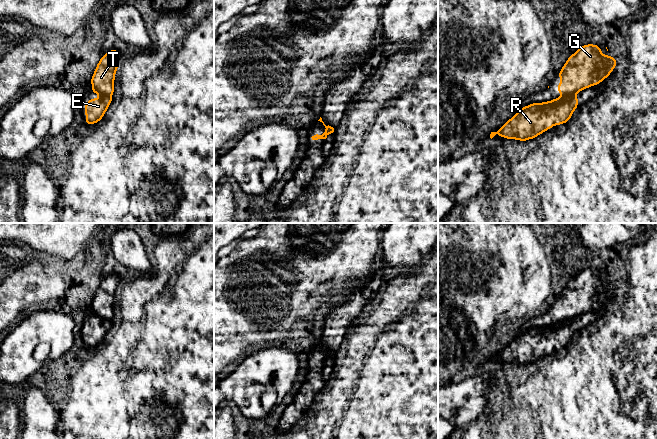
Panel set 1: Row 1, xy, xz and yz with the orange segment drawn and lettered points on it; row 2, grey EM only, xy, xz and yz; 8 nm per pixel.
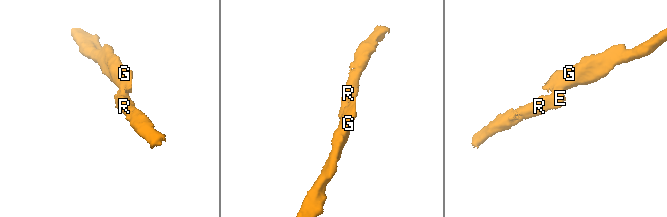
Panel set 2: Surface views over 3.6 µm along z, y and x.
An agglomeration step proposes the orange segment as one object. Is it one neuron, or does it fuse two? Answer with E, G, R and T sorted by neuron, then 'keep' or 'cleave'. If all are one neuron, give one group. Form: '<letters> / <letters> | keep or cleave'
E R / G T | cleave

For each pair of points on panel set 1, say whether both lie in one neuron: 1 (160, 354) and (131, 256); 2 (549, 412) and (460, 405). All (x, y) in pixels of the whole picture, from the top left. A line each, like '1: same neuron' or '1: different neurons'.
1: different neurons
2: different neurons

